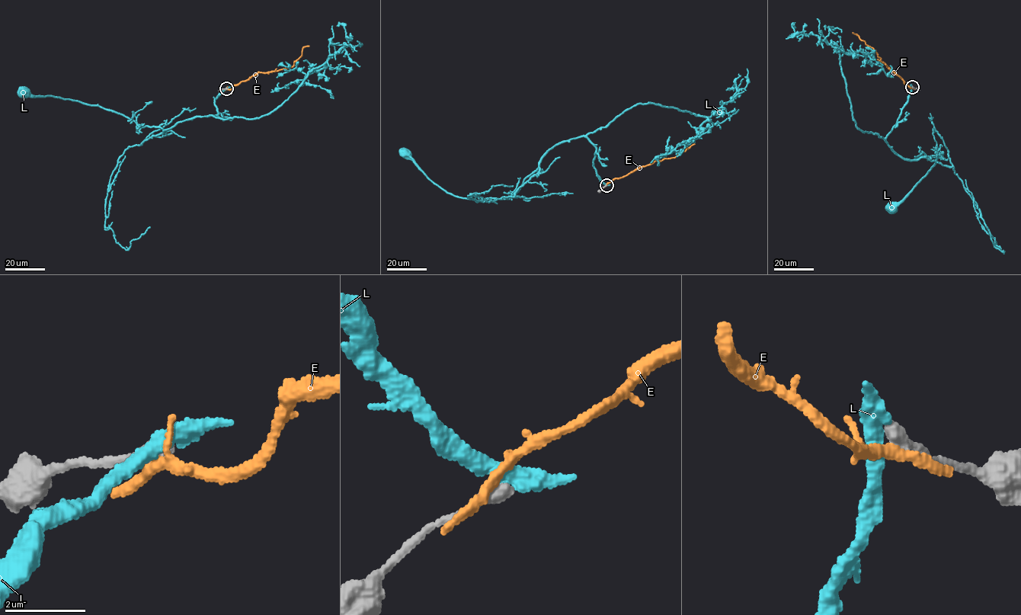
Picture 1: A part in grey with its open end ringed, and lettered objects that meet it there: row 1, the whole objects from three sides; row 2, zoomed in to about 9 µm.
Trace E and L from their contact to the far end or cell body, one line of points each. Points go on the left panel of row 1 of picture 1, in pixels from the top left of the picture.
E: (226, 89), (230, 89), (258, 72), (292, 67), (302, 55), (303, 48), (309, 46)
L: (226, 88), (215, 99), (218, 113), (184, 120), (165, 130), (142, 126), (98, 105), (23, 92)

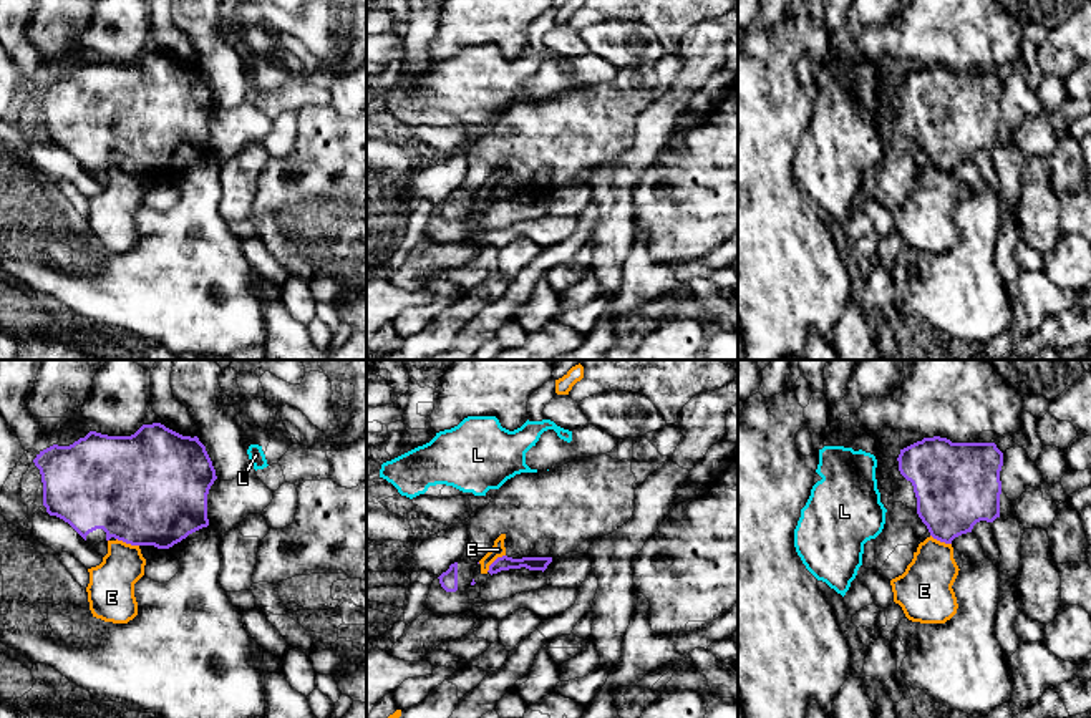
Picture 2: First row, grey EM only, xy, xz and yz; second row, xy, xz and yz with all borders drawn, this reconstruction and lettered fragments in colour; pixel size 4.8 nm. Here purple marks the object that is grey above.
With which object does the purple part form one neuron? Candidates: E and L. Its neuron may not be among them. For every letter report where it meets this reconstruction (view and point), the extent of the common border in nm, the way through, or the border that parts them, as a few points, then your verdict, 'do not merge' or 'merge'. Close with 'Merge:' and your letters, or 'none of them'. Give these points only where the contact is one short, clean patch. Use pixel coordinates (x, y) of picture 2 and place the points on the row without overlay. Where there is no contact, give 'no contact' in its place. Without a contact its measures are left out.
E: contact xy (128, 171); length 120 nm; do not merge
L: no contact; do not merge
Merge: none of them

